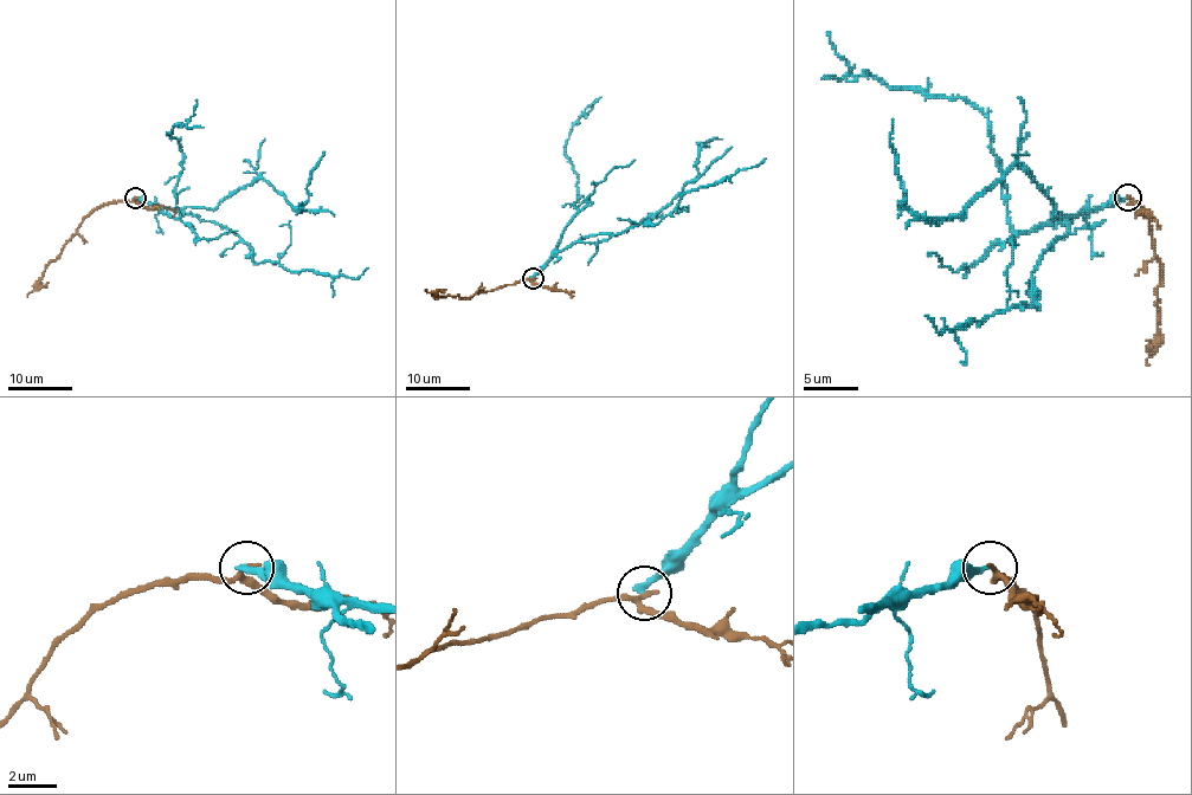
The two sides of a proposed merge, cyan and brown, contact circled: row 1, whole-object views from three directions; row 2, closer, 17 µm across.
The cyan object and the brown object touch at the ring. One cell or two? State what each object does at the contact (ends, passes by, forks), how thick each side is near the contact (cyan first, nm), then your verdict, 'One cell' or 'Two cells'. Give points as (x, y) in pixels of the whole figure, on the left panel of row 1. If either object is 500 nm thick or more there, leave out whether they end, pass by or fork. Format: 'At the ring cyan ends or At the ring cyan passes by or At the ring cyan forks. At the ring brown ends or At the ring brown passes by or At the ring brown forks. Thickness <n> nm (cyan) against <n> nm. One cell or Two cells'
At the ring cyan ends. At the ring brown passes by. Thickness 280 nm (cyan) against 240 nm. Two cells

